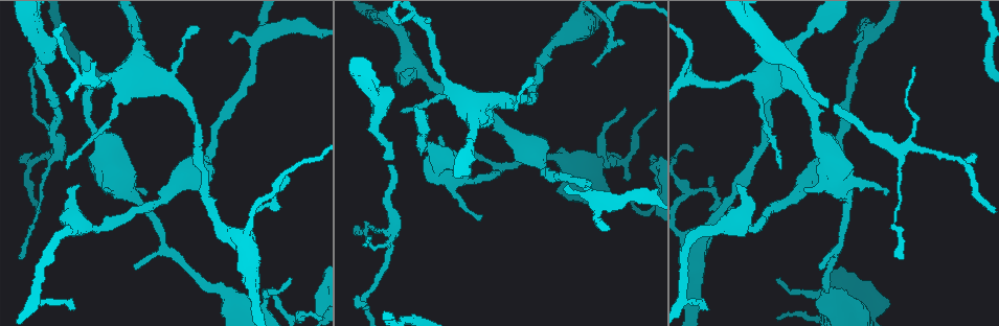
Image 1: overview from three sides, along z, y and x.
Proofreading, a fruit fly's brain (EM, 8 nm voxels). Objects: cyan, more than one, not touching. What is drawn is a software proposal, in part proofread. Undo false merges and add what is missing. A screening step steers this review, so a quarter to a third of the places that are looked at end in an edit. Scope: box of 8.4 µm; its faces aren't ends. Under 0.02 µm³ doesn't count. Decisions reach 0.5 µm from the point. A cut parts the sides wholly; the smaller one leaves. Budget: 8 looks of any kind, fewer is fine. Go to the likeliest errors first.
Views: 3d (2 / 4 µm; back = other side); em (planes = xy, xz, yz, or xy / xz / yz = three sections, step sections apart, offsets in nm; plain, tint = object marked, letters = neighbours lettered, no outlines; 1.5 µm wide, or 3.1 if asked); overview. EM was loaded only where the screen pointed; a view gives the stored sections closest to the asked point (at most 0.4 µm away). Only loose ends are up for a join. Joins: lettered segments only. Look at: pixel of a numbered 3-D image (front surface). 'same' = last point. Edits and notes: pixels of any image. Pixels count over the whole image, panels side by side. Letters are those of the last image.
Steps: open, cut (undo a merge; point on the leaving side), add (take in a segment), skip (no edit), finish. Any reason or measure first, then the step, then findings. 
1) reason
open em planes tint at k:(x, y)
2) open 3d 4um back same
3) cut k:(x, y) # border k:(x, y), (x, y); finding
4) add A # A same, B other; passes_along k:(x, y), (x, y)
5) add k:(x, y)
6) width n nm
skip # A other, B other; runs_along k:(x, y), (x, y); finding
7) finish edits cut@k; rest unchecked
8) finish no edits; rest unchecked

branch stops here
open 3d 2um at 1:(533, 77)

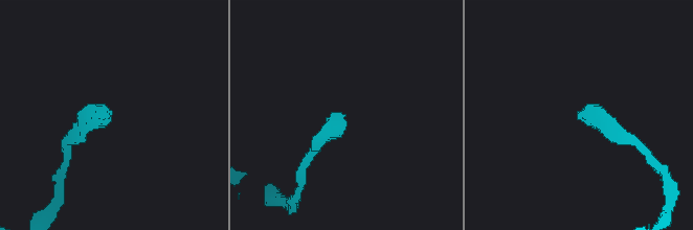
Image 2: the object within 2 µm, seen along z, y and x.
open em planes letters at 2:(338, 114)

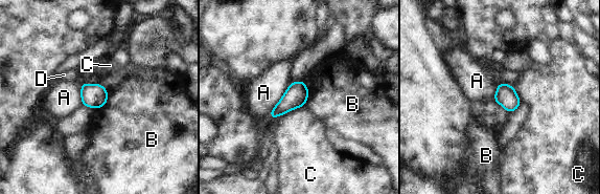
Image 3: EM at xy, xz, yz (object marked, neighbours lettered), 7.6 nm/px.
skip # A other, B other, C other, D other; border 3:(109, 91), (107, 103), (102, 107); no lettered segment goes on from it

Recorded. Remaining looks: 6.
an open end
open em planes letters at 1:(136, 269)

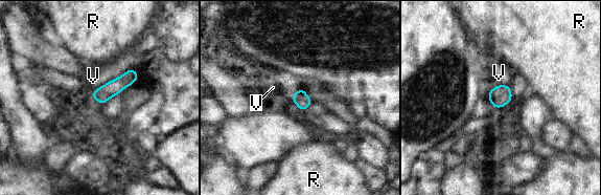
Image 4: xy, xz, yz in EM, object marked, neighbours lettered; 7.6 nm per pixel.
skip # R other, V other; runs_along 4:(135, 74), (102, 94), (94, 94); none of them fits

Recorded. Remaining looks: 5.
thin end
open em planes letters at 1:(915, 68)

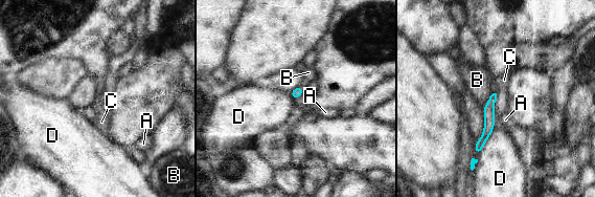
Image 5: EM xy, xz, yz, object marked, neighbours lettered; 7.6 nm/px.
width 90 nm
skip # A other, B other, C other, D other; runs_along 5:(494, 96), (478, 150); no lettered segment goes on from it

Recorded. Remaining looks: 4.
finish no edits; rest unchecked

